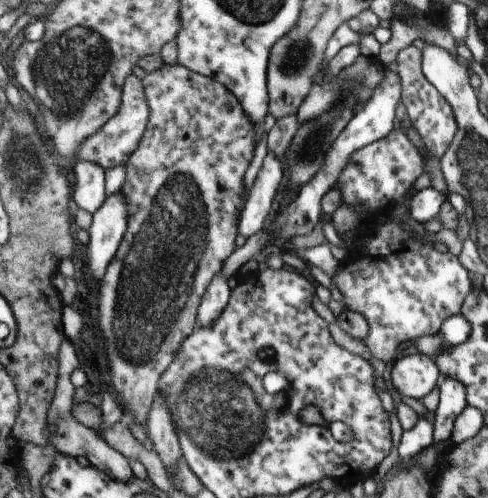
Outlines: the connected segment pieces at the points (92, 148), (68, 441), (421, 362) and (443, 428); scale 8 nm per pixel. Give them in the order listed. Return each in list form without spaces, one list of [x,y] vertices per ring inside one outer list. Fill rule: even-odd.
[[[135,75],[128,76],[121,94],[121,107],[91,138],[83,142],[83,146],[76,152],[75,162],[89,161],[99,164],[104,171],[113,166],[125,166],[132,152],[139,146],[141,135],[147,126],[148,112],[143,84]]]
[[[69,339],[60,342],[60,351],[58,352],[59,379],[56,380],[56,398],[53,399],[52,406],[48,410],[49,432],[52,433],[52,439],[49,439],[50,445],[57,453],[69,455],[70,457],[85,456],[89,464],[103,472],[108,473],[110,477],[120,481],[131,479],[132,472],[128,465],[127,458],[123,458],[119,452],[111,448],[93,429],[78,423],[72,416],[72,401],[74,387],[69,381],[69,375],[74,368],[77,368],[78,362],[75,355],[75,349]]]
[[[424,353],[406,354],[389,370],[389,380],[401,397],[420,400],[437,384],[437,368]]]
[[[443,378],[438,391],[438,404],[432,416],[432,438],[437,444],[449,440],[455,418],[467,406],[464,385],[455,378]]]

